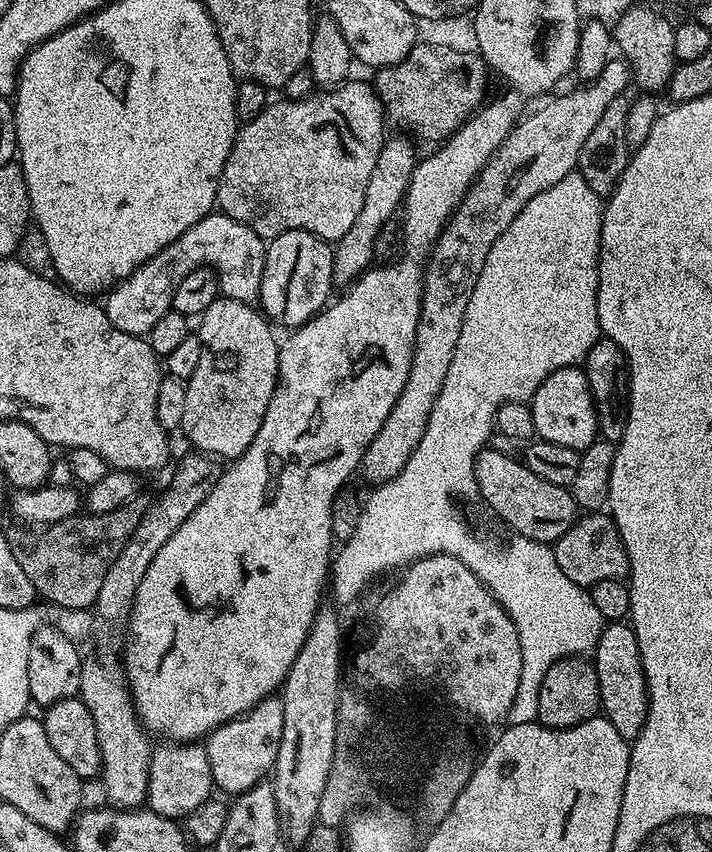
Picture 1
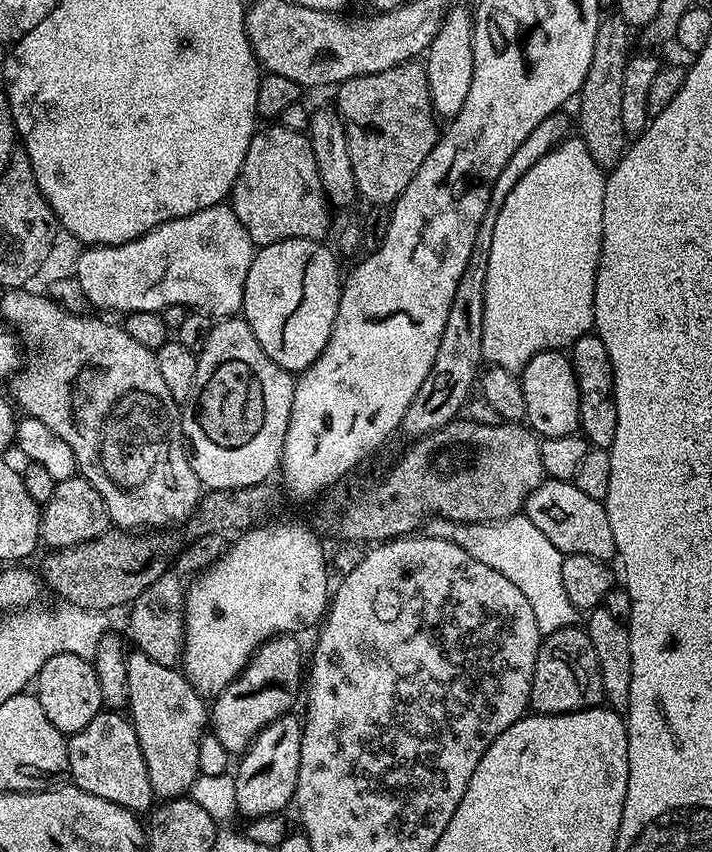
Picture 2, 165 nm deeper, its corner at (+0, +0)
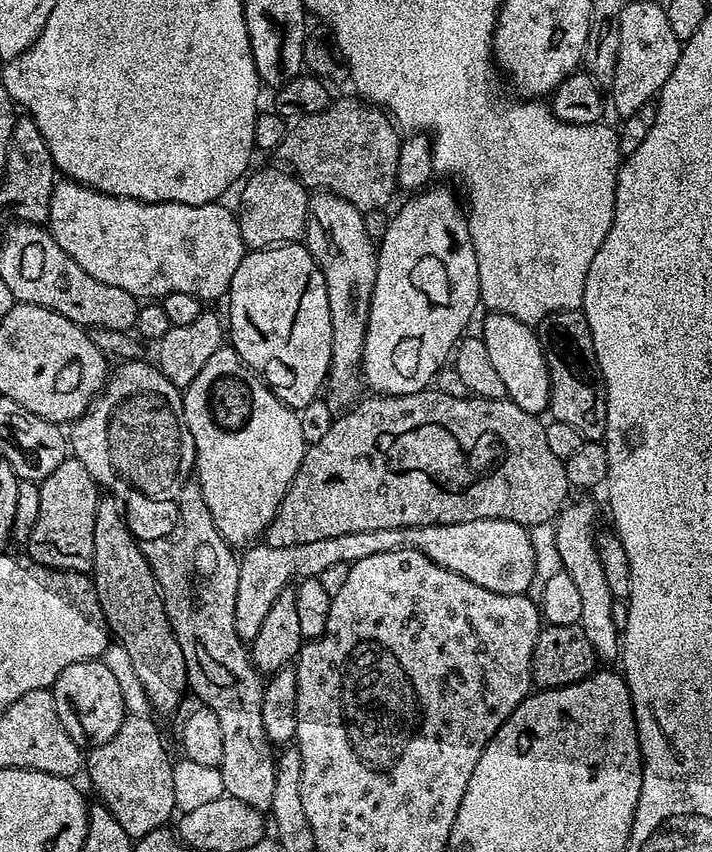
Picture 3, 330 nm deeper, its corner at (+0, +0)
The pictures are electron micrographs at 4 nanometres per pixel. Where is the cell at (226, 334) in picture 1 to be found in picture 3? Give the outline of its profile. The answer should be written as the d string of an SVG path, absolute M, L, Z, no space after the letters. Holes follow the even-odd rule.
M221 346L216 350L206 366L202 366L198 378L183 389L182 395L184 421L186 426L190 426L190 434L194 434L196 447L194 476L199 480L206 506L214 518L214 526L233 549L251 546L263 537L294 474L298 474L298 466L302 466L306 437L302 434L297 409L283 404L256 372L242 362L231 346Z

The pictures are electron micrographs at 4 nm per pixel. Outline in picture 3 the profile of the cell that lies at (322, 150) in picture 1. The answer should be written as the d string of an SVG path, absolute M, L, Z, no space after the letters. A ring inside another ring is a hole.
M280 166L275 167L264 168L256 173L253 171L243 181L245 184L240 192L238 219L245 249L271 248L278 244L299 241L308 227L309 189L291 171Z

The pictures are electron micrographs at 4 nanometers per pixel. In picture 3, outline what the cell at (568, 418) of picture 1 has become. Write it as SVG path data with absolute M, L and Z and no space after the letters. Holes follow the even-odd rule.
M488 312L485 317L482 339L486 342L486 350L506 386L507 399L512 400L514 406L522 406L522 410L526 410L526 414L531 416L547 413L552 387L544 347L540 344L535 327L501 312Z

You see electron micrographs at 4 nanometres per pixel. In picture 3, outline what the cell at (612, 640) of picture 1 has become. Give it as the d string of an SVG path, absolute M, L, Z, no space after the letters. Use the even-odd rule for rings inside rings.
M588 500L571 504L561 508L559 516L554 521L560 566L563 571L570 574L570 578L574 578L578 595L582 598L582 618L579 625L586 632L586 637L589 638L596 653L597 661L619 661L622 656L622 632L614 626L610 618L614 614L610 610L613 599L610 586L606 586L606 574L600 561L596 508Z

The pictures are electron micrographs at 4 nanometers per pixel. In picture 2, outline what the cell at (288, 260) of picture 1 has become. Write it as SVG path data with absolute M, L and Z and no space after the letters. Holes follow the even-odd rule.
M293 239L263 245L253 255L250 274L246 274L243 319L254 330L258 346L293 374L303 372L319 358L338 314L342 272L340 276L337 253L326 245L318 240Z

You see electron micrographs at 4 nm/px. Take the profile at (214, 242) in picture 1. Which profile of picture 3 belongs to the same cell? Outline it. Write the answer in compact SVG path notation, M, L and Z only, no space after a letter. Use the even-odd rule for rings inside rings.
M60 178L52 191L46 227L54 242L58 242L90 278L98 278L98 282L106 282L106 286L118 286L118 290L126 290L126 294L144 302L156 302L172 294L193 295L209 302L219 296L220 299L227 297L234 270L238 270L238 262L242 262L246 251L237 213L222 205L220 202L198 206L147 204L87 188L77 180Z

